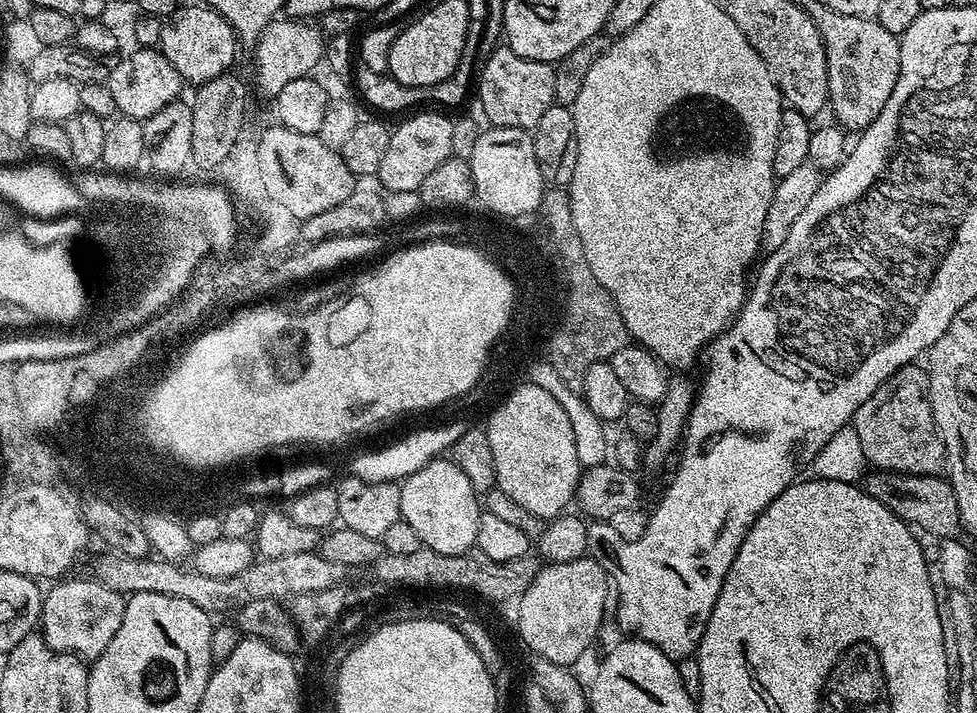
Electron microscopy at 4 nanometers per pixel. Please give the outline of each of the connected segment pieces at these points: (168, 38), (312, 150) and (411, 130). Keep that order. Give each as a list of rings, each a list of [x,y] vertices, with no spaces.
[[[200,4],[180,6],[161,26],[161,38],[158,50],[168,59],[170,66],[178,70],[181,81],[199,86],[210,82],[210,78],[218,78],[229,71],[228,68],[236,60],[238,37],[236,31],[213,10]]]
[[[273,126],[263,133],[259,133],[256,141],[257,158],[255,172],[260,176],[259,187],[263,189],[265,197],[273,200],[275,207],[281,213],[289,212],[297,222],[303,222],[306,218],[314,218],[314,214],[322,214],[326,210],[334,210],[338,202],[350,198],[350,194],[358,187],[358,178],[346,166],[337,149],[326,146],[326,142],[320,140],[319,135],[298,134],[298,130],[290,130]]]
[[[428,110],[432,112],[420,112],[417,111],[415,114],[417,116],[412,116],[409,118],[409,120],[404,120],[401,122],[400,125],[397,126],[397,128],[393,127],[390,131],[390,146],[386,146],[386,154],[382,157],[382,164],[378,166],[378,170],[376,171],[375,179],[377,181],[380,180],[379,187],[383,189],[385,193],[389,193],[392,191],[420,191],[420,187],[422,186],[422,182],[427,178],[427,176],[432,173],[438,166],[442,166],[442,162],[446,162],[448,160],[448,157],[453,155],[453,149],[452,144],[455,141],[456,136],[456,128],[454,127],[453,121],[450,122],[447,120],[446,117],[443,116],[445,113],[440,110]]]

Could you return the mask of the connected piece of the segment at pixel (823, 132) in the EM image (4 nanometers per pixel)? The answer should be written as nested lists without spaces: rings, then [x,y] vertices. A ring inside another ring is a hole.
[[[829,122],[825,128],[816,128],[810,138],[810,150],[808,157],[791,174],[779,177],[776,182],[776,189],[770,198],[770,210],[766,210],[766,222],[762,230],[761,245],[768,252],[778,250],[782,242],[786,242],[786,234],[790,234],[790,226],[794,226],[794,221],[798,219],[798,214],[806,210],[810,203],[810,198],[818,190],[818,186],[824,180],[827,173],[833,172],[841,164],[846,155],[846,144],[844,148],[845,129]]]

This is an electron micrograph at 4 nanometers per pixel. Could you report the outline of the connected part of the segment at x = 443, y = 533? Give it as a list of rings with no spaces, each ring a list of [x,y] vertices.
[[[451,458],[434,459],[416,473],[405,477],[400,484],[400,493],[402,494],[400,515],[403,520],[410,522],[410,526],[414,526],[423,547],[434,550],[438,554],[462,554],[475,545],[482,500],[474,490],[474,486],[470,486],[466,474],[458,470],[458,466]]]

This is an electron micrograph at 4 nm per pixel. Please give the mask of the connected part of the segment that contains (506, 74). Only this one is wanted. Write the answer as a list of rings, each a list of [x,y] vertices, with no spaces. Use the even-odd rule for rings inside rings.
[[[497,46],[489,56],[483,67],[478,72],[478,84],[480,80],[480,108],[484,111],[487,123],[494,128],[522,128],[525,130],[535,129],[538,118],[550,110],[550,106],[556,103],[554,94],[553,65],[546,62],[538,62],[530,58],[522,58],[522,54],[514,54],[507,46]]]

